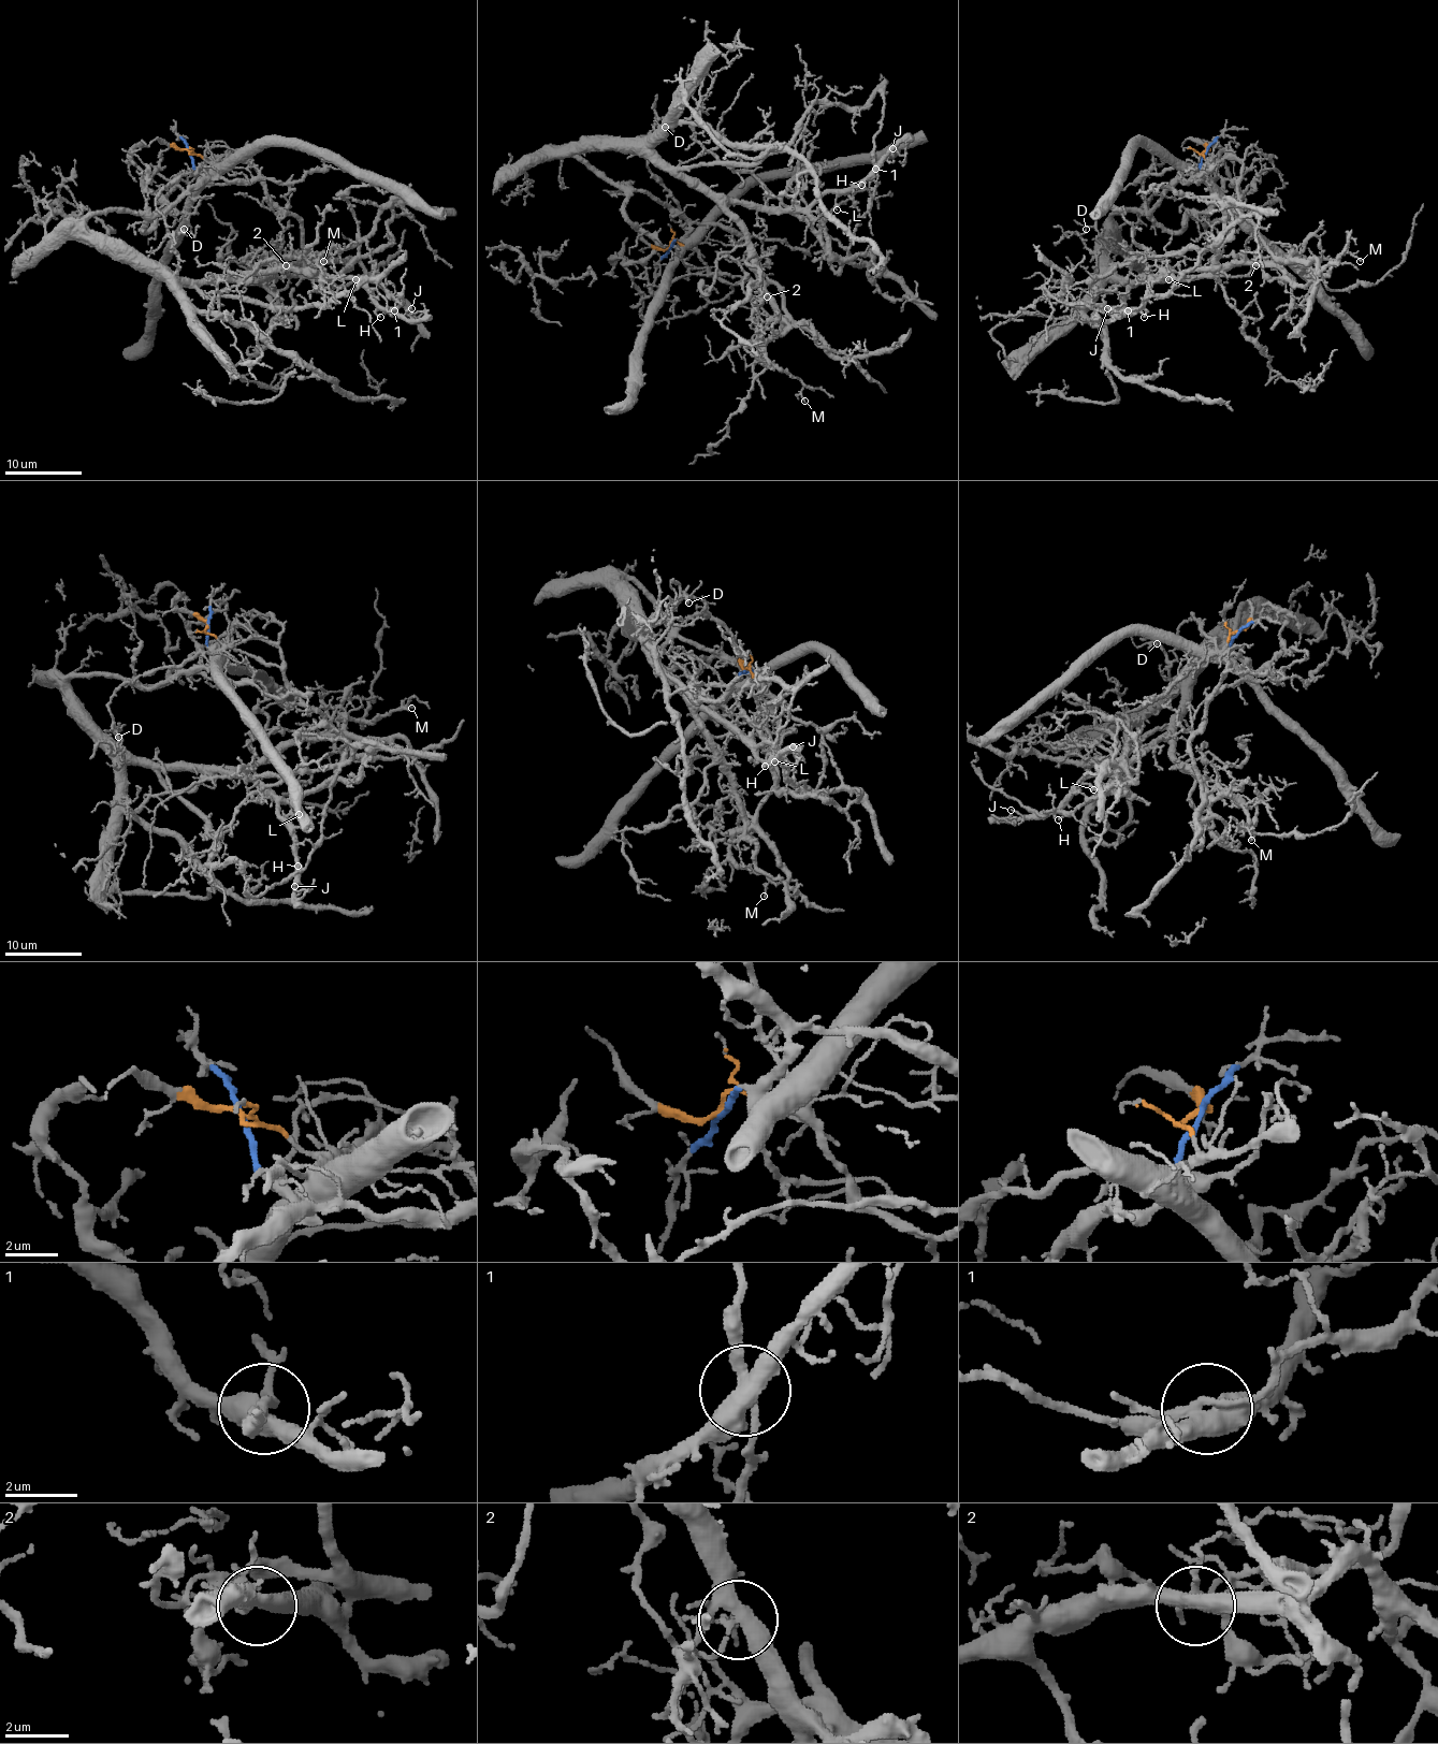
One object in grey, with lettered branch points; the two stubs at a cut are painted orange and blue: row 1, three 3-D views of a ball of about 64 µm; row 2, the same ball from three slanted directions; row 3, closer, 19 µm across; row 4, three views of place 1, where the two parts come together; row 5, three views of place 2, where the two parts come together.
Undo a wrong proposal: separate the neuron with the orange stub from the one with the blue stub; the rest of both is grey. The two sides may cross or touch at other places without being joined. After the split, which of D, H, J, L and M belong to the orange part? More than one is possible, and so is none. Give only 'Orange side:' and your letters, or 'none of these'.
Orange side: none of these

